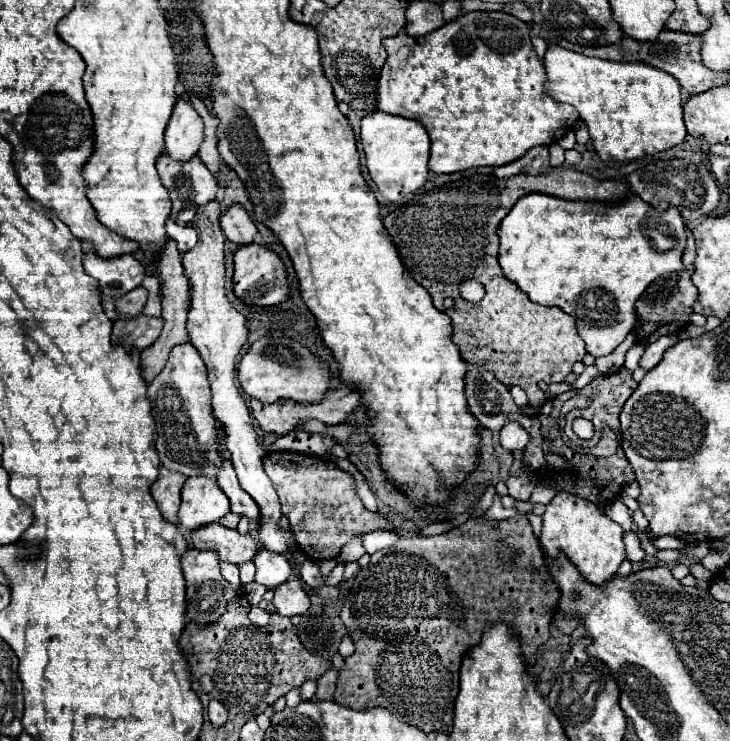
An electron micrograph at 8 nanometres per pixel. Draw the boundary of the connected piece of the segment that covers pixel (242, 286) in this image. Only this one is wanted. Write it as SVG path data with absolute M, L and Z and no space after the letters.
M249 244L249 246L239 246L235 252L235 274L233 274L233 290L235 294L255 306L273 306L283 302L289 296L289 286L287 286L287 266L283 264L281 256L273 252L271 248L263 244Z

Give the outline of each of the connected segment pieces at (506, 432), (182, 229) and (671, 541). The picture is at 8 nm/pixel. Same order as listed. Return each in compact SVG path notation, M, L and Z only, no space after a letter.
M509 422L501 428L501 446L515 452L515 450L523 450L529 442L529 434L525 428L517 426L517 422Z
M169 217L166 221L166 233L169 238L173 238L177 242L179 252L187 252L197 244L197 232L191 224L179 226L177 222L173 222Z
M659 536L659 538L653 540L653 544L659 550L665 550L665 548L681 548L683 546L683 542L677 536Z

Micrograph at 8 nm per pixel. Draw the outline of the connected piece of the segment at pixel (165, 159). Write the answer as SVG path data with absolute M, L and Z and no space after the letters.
M161 154L157 158L157 170L163 180L163 186L171 194L173 220L181 210L183 202L201 206L211 202L217 194L217 180L199 156L189 158L189 162L177 162L175 158L169 158L169 154Z

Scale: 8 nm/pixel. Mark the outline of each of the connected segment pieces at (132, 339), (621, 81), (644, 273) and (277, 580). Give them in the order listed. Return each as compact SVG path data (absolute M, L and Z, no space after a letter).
M139 314L137 318L129 318L129 322L113 322L113 342L123 338L125 340L125 346L131 348L139 348L139 350L145 350L149 348L161 334L161 328L163 328L163 318L157 318L157 316L145 316L145 314Z
M551 30L547 52L543 58L549 96L573 104L587 124L595 150L603 160L635 160L645 154L663 152L683 142L687 130L683 122L681 86L663 70L653 70L645 62L611 62L587 58L559 44L559 36Z
M531 192L531 194L521 196L517 200L517 204L511 208L511 212L503 218L503 222L499 226L499 240L501 240L499 242L499 264L503 268L505 278L515 282L533 302L543 304L543 306L559 306L561 310L571 314L577 320L577 330L579 330L579 336L587 344L587 352L593 356L605 356L605 354L613 352L625 340L625 336L633 330L633 322L637 322L635 302L655 278L671 274L671 272L683 272L681 256L685 250L685 224L683 224L681 212L677 208L657 210L637 196L627 196L617 202L599 202L599 200L563 200L563 198L541 194L541 192Z
M265 548L259 550L259 554L255 556L253 562L257 566L255 582L259 582L267 588L275 588L275 586L285 584L289 580L289 574L293 574L293 564L285 554L269 552Z

